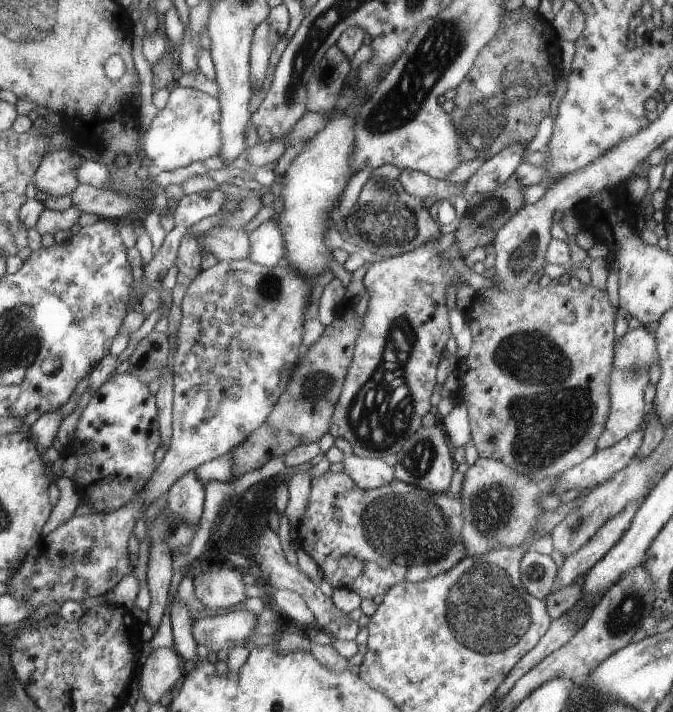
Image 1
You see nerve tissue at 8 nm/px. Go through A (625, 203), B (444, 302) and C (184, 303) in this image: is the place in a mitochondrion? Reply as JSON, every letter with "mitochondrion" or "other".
{"A":"other","B":"other","C":"other"}

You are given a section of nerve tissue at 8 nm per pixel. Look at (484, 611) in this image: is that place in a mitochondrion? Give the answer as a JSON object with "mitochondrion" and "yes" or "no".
{"mitochondrion":"yes"}

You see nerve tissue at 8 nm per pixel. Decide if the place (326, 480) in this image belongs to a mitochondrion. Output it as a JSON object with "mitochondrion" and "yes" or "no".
{"mitochondrion":"no"}

